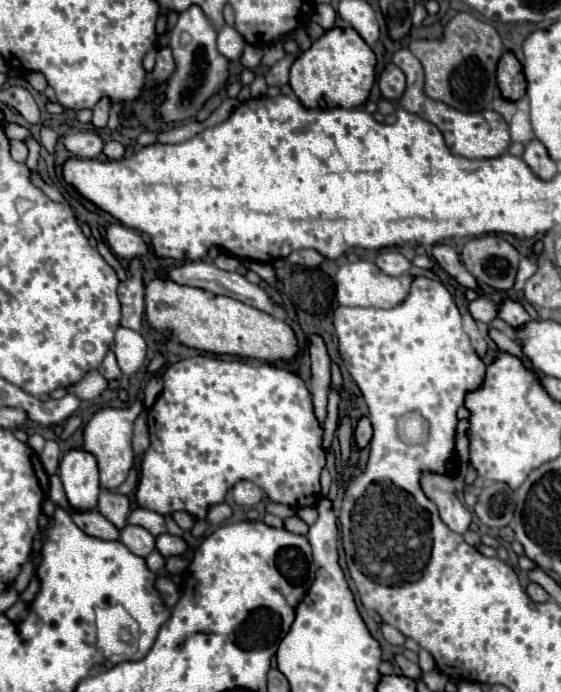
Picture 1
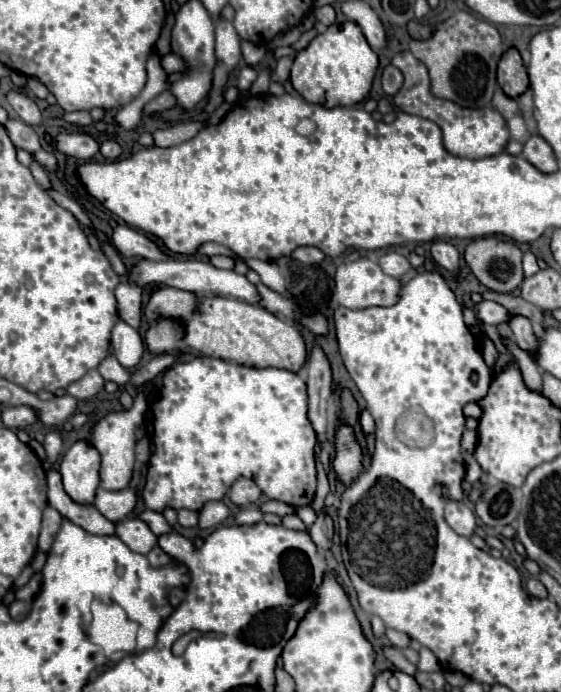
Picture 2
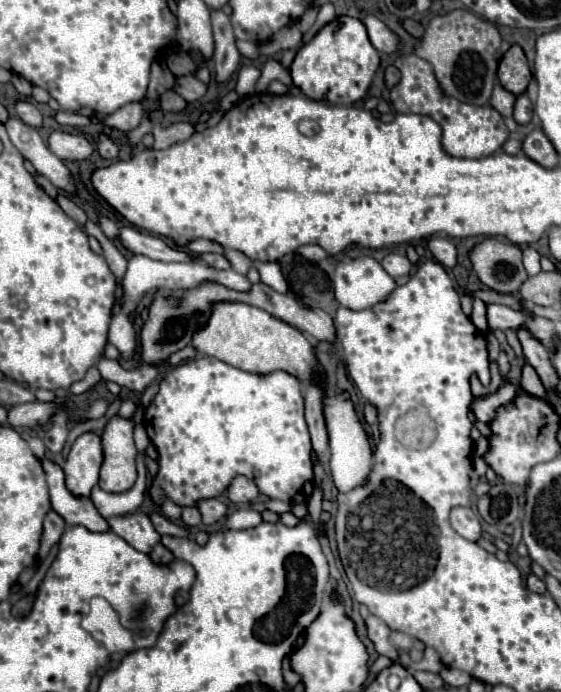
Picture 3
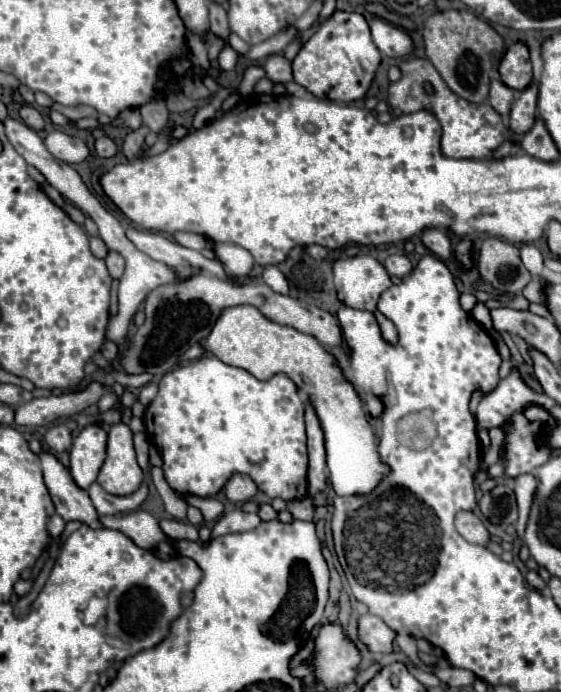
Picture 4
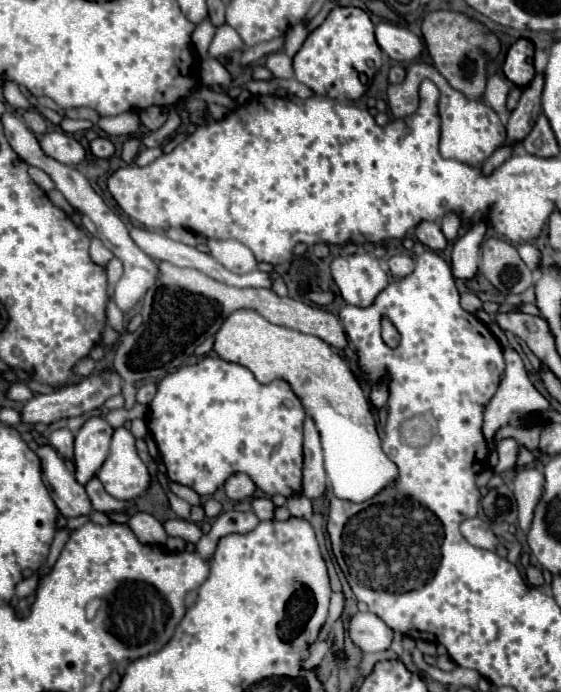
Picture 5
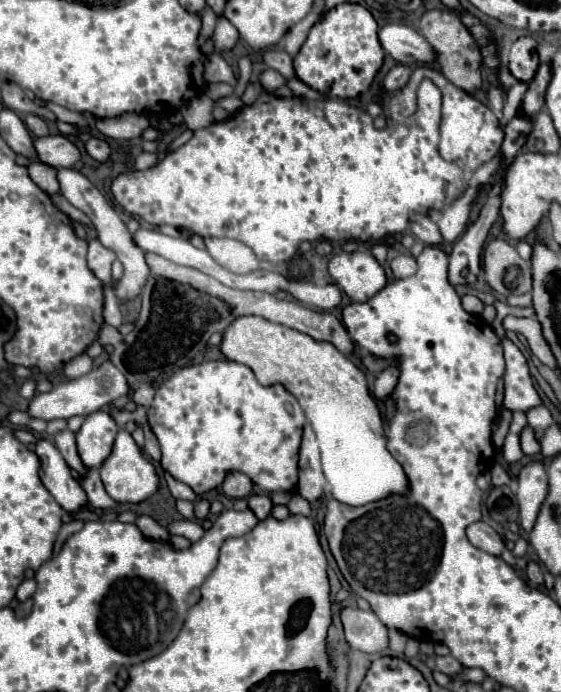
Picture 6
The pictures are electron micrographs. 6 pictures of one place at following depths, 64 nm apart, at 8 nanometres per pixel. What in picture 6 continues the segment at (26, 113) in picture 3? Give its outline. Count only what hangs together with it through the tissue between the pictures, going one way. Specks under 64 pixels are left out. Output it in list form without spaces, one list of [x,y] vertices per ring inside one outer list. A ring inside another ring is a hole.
[[[28,114],[28,116],[24,118],[24,122],[26,122],[28,130],[30,130],[34,136],[46,136],[46,134],[48,134],[48,126],[46,126],[46,122],[44,122],[40,116]]]

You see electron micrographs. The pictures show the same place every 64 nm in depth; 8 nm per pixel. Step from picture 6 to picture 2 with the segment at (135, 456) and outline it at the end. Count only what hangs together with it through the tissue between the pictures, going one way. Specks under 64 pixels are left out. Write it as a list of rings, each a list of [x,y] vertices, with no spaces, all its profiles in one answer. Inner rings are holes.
[[[136,398],[132,408],[110,412],[100,418],[92,426],[92,446],[100,452],[102,466],[100,466],[100,486],[104,490],[124,490],[132,478],[134,468],[134,444],[136,444],[136,426],[144,420],[144,412],[148,408],[146,398]]]

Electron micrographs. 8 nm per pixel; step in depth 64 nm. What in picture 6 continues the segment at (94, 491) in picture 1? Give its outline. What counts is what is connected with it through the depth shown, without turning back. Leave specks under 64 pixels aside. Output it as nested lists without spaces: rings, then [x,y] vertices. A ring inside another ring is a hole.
[[[104,410],[86,416],[82,428],[76,434],[78,456],[86,468],[100,468],[112,450],[114,436],[118,432],[116,422]]]

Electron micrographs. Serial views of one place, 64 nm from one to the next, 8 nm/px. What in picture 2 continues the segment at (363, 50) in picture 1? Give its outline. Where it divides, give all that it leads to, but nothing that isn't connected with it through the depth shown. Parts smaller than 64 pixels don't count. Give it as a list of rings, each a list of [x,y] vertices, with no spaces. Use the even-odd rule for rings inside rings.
[[[332,24],[324,34],[318,34],[304,50],[294,58],[290,82],[294,90],[310,104],[336,108],[336,106],[354,106],[360,104],[372,86],[374,74],[378,68],[378,56],[364,40],[364,34],[356,24]]]

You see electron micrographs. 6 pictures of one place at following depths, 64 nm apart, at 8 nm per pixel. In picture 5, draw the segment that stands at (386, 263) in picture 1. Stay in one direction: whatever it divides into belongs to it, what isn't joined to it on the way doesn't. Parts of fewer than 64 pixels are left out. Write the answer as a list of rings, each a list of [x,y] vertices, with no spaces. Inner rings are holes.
[[[400,254],[400,256],[392,256],[392,258],[388,260],[388,268],[390,268],[392,276],[396,276],[396,278],[404,278],[404,276],[408,276],[408,274],[412,272],[412,268],[414,268],[414,260],[412,260],[410,256],[404,256],[404,254]]]

